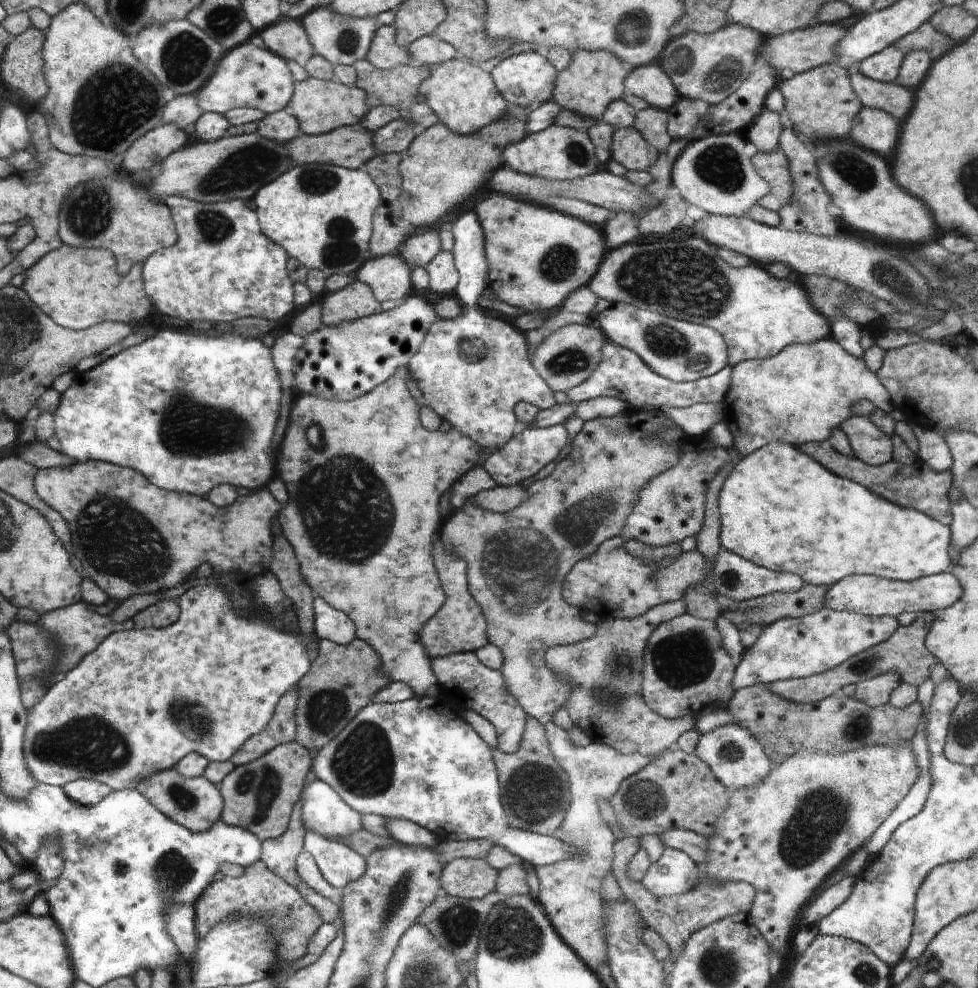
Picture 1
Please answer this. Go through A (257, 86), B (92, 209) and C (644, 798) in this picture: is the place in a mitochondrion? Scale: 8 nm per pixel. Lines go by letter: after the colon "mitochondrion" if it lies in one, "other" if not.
A: other
B: mitochondrion
C: mitochondrion

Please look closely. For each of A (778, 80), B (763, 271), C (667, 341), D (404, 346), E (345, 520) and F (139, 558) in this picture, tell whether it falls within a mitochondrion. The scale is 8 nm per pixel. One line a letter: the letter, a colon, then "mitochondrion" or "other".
A: other
B: other
C: mitochondrion
D: other
E: mitochondrion
F: mitochondrion

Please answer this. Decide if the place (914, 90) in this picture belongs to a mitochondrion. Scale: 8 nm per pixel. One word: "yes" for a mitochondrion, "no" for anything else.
no

